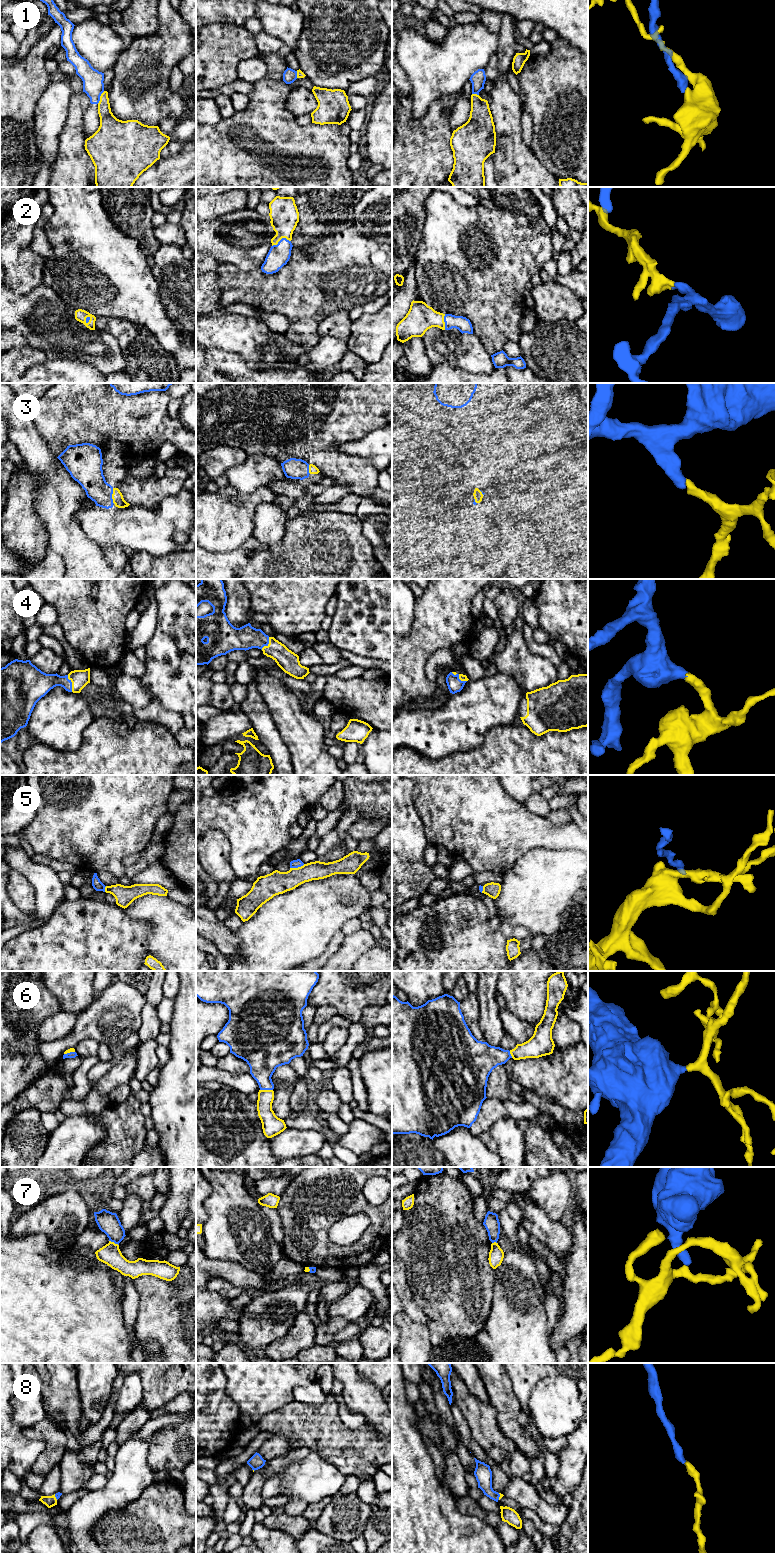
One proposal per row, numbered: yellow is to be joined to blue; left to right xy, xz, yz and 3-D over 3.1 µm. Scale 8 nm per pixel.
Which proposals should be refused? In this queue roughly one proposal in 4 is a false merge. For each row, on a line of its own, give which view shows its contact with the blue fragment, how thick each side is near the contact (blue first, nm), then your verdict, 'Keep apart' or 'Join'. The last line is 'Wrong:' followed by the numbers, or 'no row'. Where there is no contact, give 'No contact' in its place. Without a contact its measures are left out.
1: Touches blue in xy. Thickness 170 nm (blue) against 170 nm. Keep apart
2: Touches blue in xz. Thickness 170 nm (blue) against 240 nm. Join
3: Touches blue in xy. Thickness 220 nm (blue) against 90 nm. Join
4: Touches blue in xy. Thickness 190 nm (blue) against 140 nm. Join
5: Touches blue in xz. Thickness 70 nm (blue) against 190 nm. Keep apart
6: Touches blue in xz. Thickness 260 nm (blue) against 140 nm. Join
7: Touches blue in xy. Thickness 170 nm (blue) against 170 nm. Keep apart
8: Touches blue in yz. Thickness 140 nm (blue) against 30 nm. Join
Wrong: 1, 5, 7

